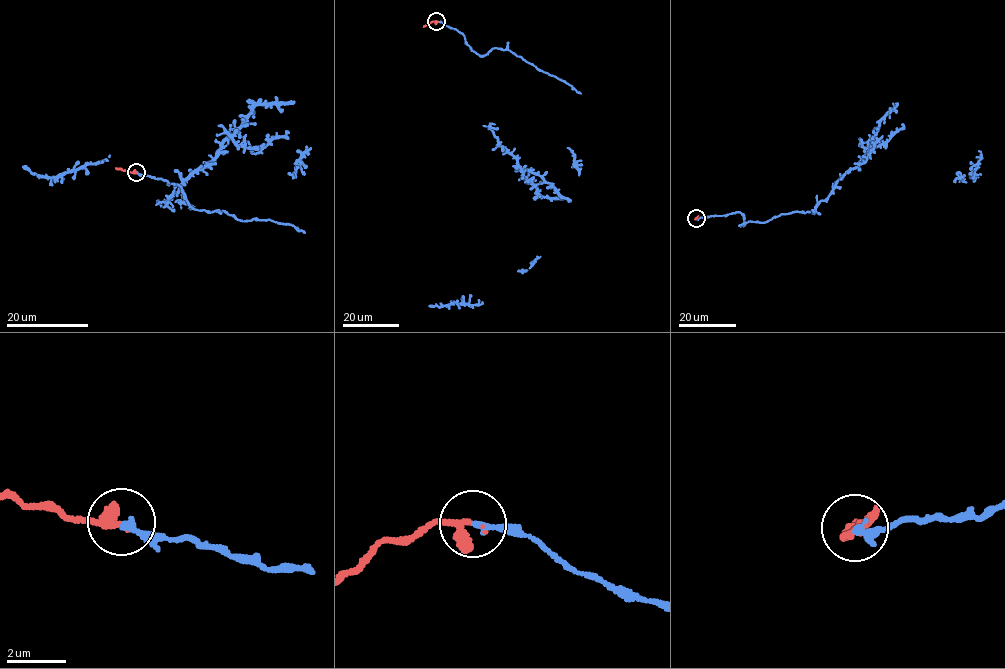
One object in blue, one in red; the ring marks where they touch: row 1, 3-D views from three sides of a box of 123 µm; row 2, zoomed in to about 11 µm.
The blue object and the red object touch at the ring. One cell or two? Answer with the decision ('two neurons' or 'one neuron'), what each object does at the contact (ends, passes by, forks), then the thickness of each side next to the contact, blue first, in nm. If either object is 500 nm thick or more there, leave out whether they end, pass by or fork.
one neuron; blue ends; red passes by; calibres 240 and 200 nm

